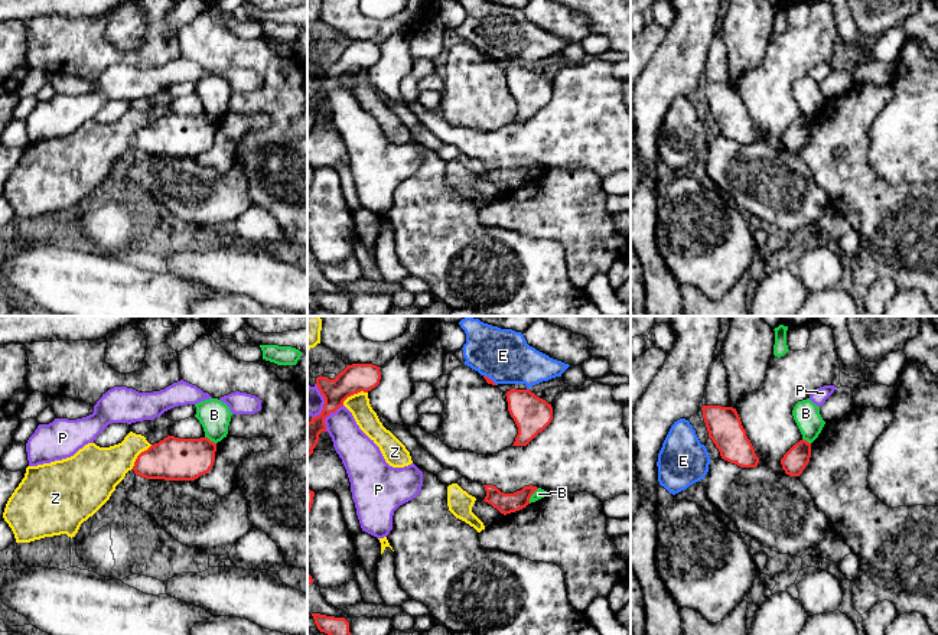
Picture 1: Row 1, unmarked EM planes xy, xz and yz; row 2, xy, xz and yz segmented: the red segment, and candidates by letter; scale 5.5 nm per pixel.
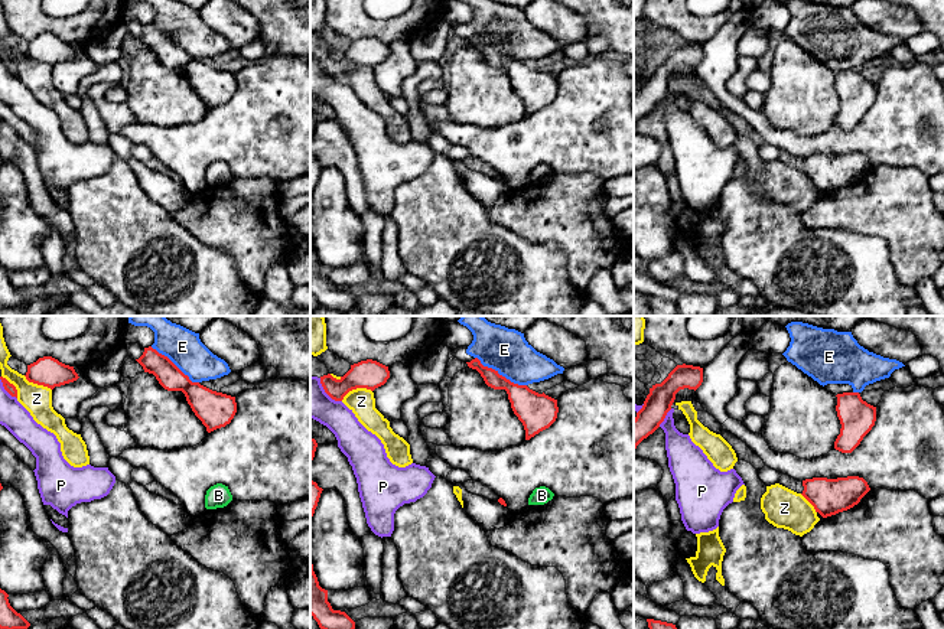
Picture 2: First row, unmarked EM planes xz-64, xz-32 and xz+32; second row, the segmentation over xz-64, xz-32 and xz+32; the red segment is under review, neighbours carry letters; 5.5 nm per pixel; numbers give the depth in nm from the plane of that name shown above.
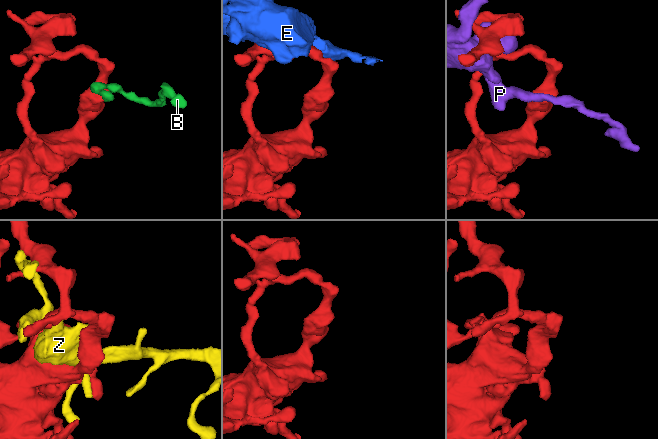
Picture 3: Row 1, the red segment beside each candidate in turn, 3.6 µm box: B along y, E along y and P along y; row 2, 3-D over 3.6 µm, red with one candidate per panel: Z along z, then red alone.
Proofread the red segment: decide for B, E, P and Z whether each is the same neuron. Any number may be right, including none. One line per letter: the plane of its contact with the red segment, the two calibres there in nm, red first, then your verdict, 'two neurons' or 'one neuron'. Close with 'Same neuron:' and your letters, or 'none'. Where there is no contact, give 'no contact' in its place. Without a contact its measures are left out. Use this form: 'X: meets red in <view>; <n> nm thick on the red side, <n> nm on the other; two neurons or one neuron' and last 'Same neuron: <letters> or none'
B: meets red in xz; 110 nm thick on the red side, 60 nm on the other; two neurons
E: meets red in xz; 30 nm thick on the red side, 300 nm on the other; two neurons
P: meets red in xz; 160 nm thick on the red side, 160 nm on the other; two neurons
Z: meets red in xz; 160 nm thick on the red side, 120 nm on the other; two neurons
Same neuron: none

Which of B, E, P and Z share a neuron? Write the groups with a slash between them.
B / E / P / Z

